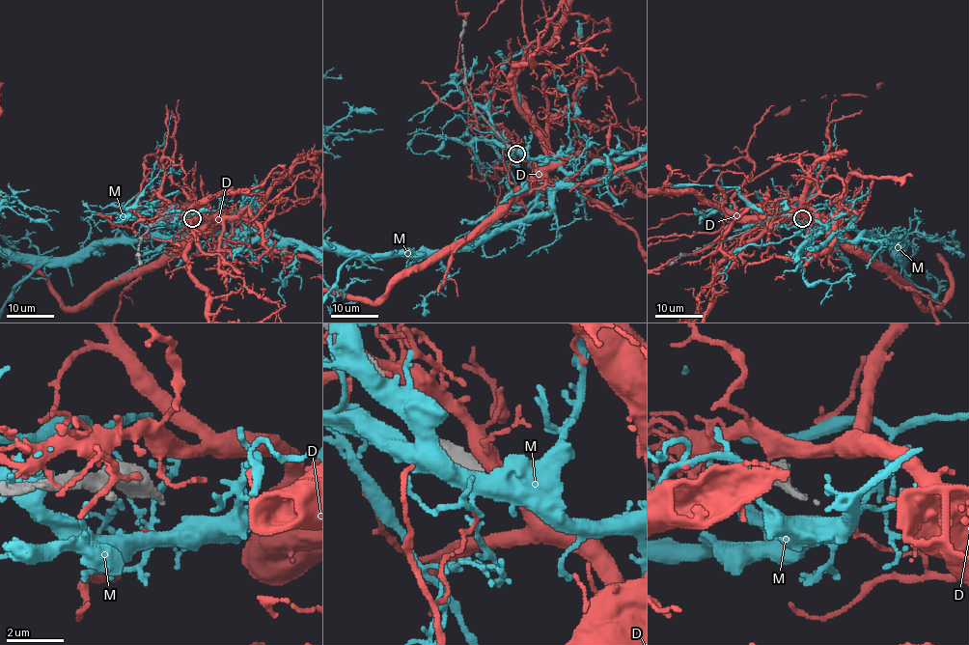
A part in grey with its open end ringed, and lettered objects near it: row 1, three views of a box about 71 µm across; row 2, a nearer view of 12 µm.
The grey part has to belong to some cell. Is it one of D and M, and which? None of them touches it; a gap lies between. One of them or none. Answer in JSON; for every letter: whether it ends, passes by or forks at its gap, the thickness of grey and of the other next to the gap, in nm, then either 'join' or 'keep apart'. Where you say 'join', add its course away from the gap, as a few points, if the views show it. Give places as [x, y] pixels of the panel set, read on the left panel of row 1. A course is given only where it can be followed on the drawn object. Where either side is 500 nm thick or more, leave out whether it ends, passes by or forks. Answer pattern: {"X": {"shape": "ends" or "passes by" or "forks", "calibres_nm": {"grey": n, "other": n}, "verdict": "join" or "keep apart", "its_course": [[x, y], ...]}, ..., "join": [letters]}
{"D": {"shape": "ends", "calibres_nm": {"grey": 160, "other": 150}, "verdict": "keep apart"}, "M": {"calibres_nm": {"grey": 160, "other": 650}, "verdict": "keep apart"}, "join": []}

